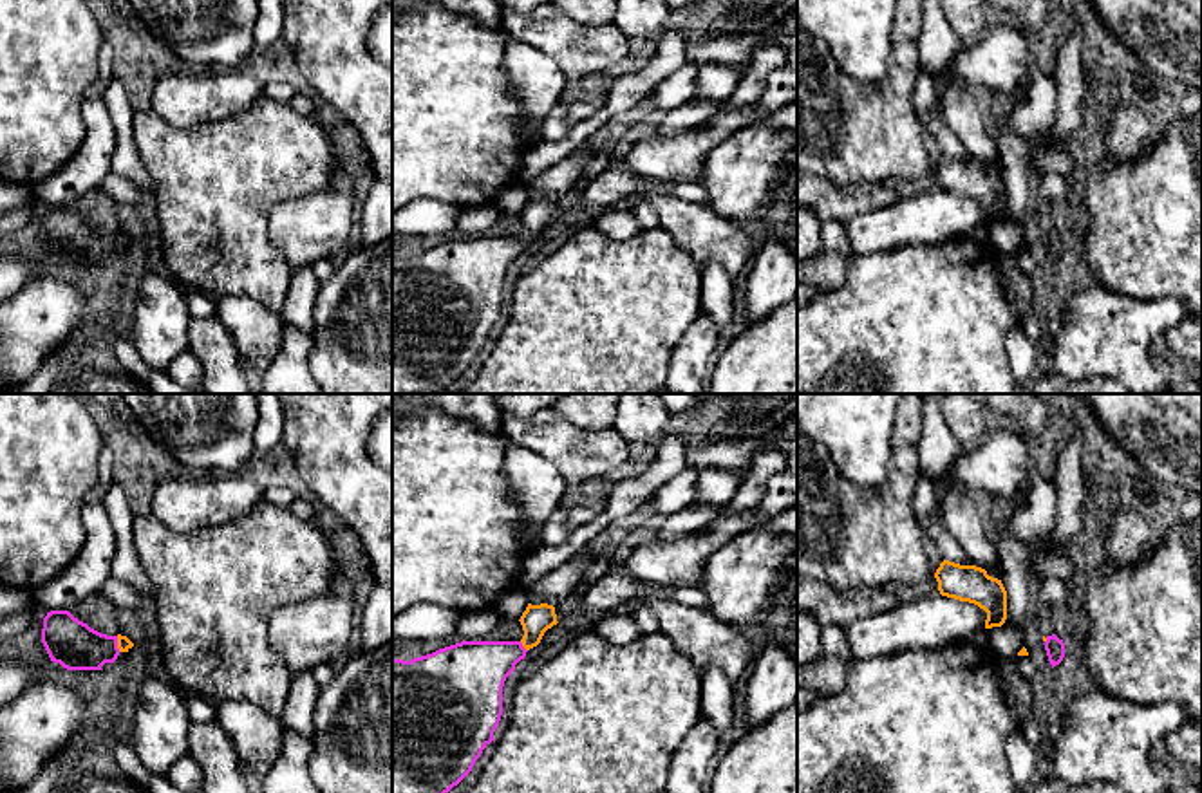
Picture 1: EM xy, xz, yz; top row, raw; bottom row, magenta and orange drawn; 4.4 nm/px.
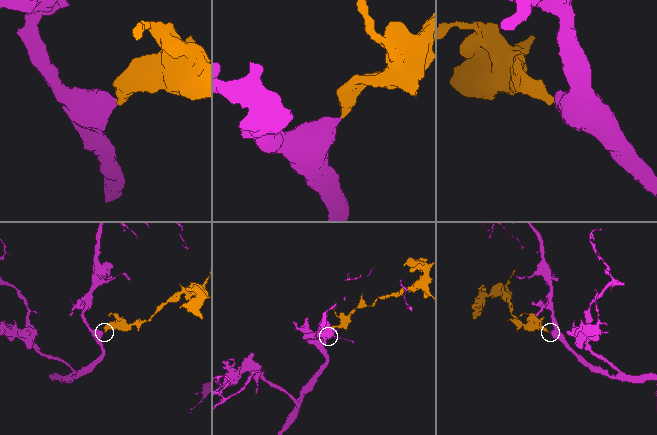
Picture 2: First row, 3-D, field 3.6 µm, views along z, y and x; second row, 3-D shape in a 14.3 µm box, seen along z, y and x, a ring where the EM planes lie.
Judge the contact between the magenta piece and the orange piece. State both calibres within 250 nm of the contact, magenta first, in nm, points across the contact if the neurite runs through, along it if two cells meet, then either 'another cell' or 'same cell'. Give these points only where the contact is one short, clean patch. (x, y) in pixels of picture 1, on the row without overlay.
220/60 nm | across xy (75, 241), (116, 239), (123, 239) | same cell

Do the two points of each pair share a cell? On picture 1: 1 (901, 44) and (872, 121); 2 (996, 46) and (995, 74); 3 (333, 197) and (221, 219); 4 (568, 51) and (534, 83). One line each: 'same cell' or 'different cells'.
1: same cell
2: same cell
3: different cells
4: different cells

